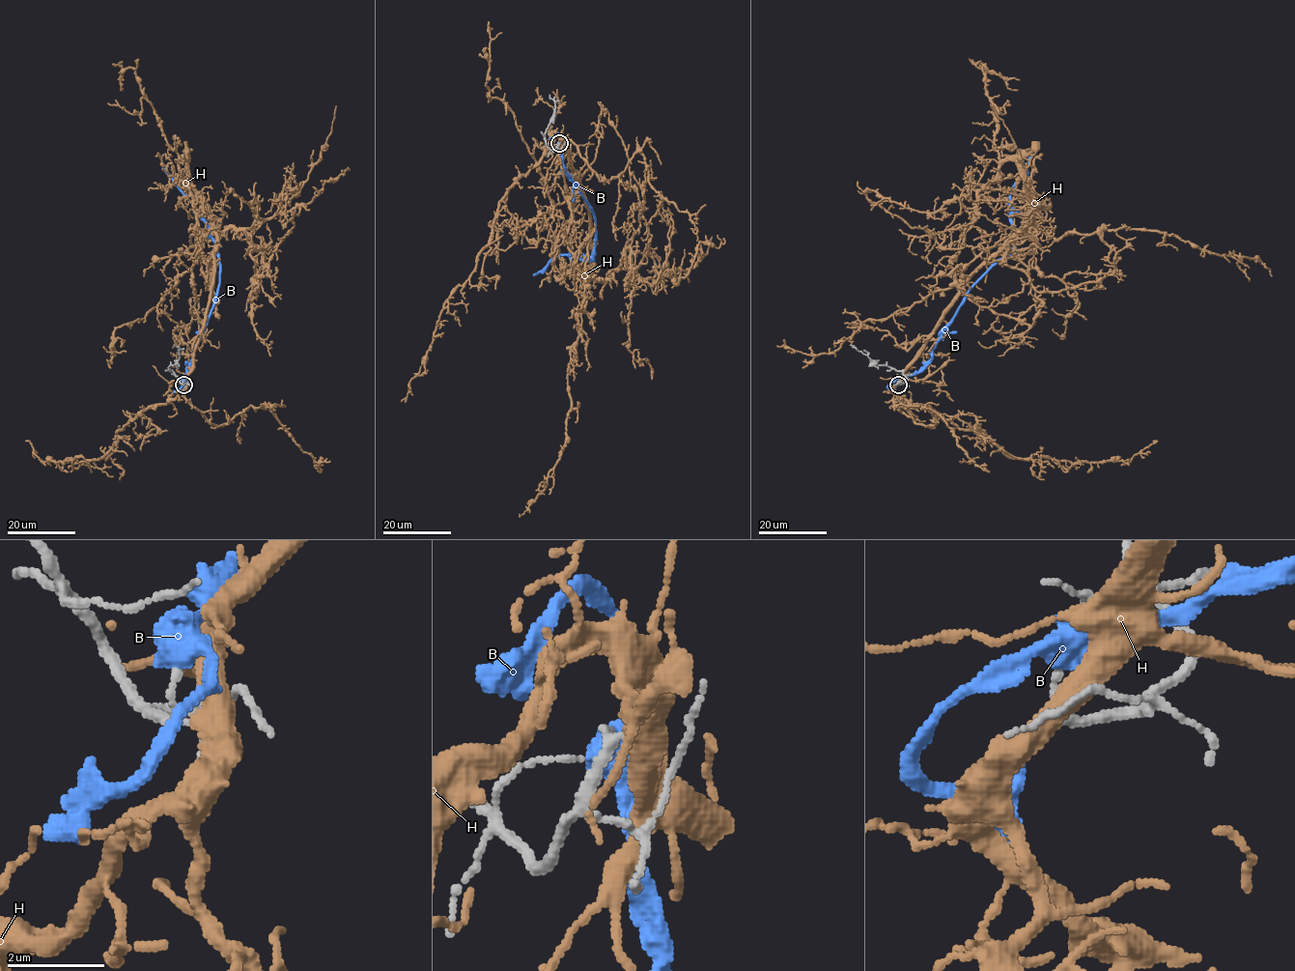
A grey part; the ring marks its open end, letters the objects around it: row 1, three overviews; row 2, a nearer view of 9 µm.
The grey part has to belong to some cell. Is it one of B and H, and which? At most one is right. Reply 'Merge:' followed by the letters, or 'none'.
Merge: H

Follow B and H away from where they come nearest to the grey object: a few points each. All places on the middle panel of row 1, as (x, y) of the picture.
B: (558, 142), (561, 165), (593, 213), (594, 253), (589, 260), (579, 256), (558, 255), (533, 274)
H: (559, 142), (589, 216), (580, 277), (554, 244), (573, 199), (553, 206), (513, 112), (490, 98), (489, 22)

